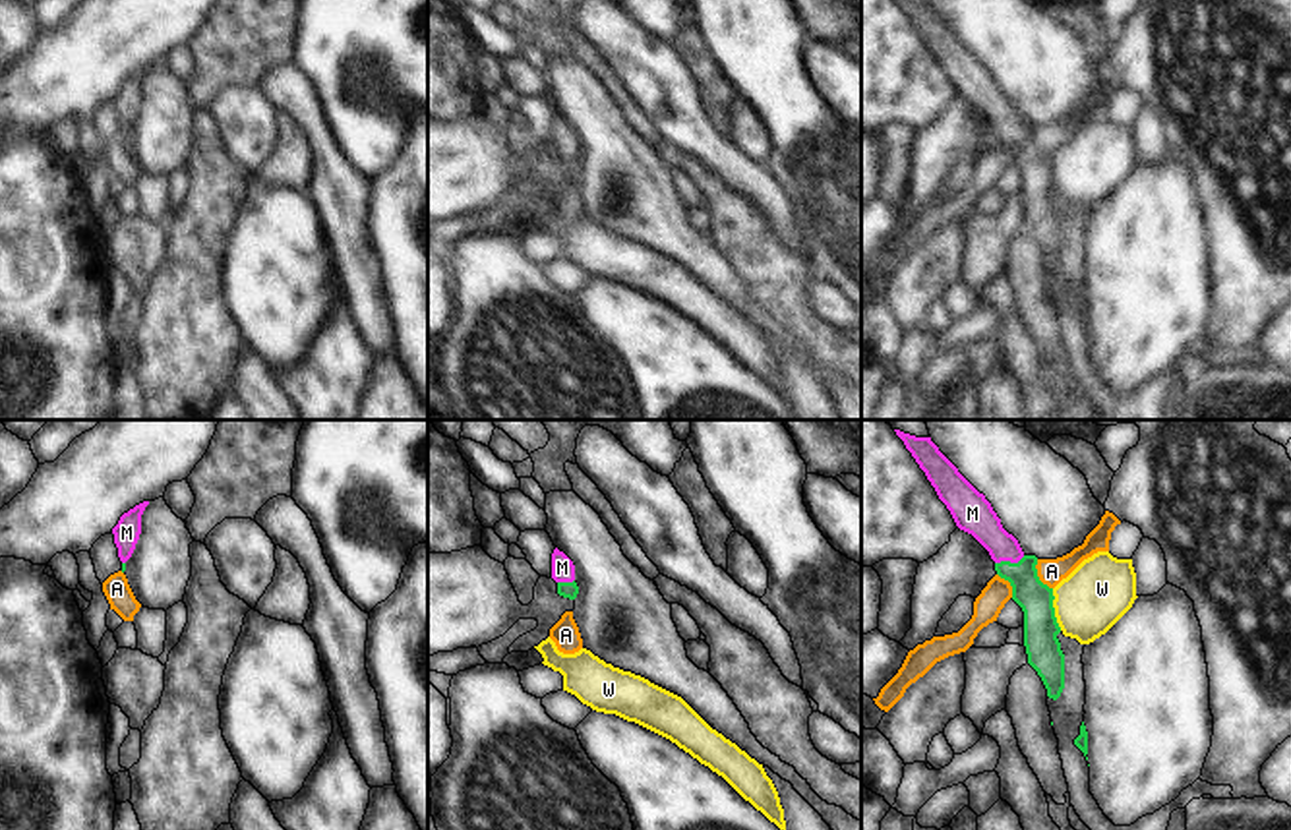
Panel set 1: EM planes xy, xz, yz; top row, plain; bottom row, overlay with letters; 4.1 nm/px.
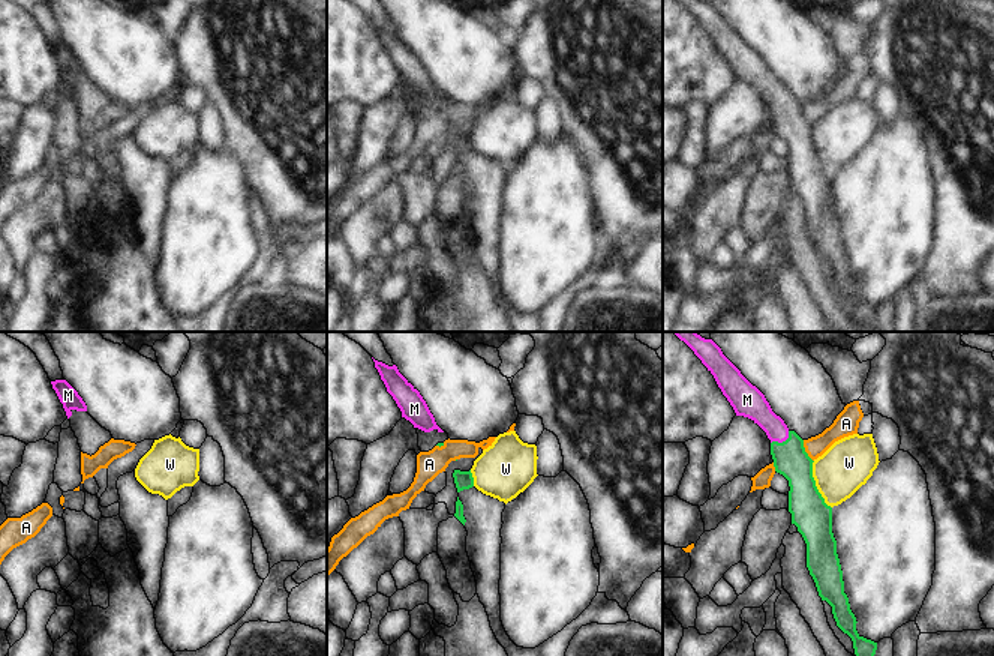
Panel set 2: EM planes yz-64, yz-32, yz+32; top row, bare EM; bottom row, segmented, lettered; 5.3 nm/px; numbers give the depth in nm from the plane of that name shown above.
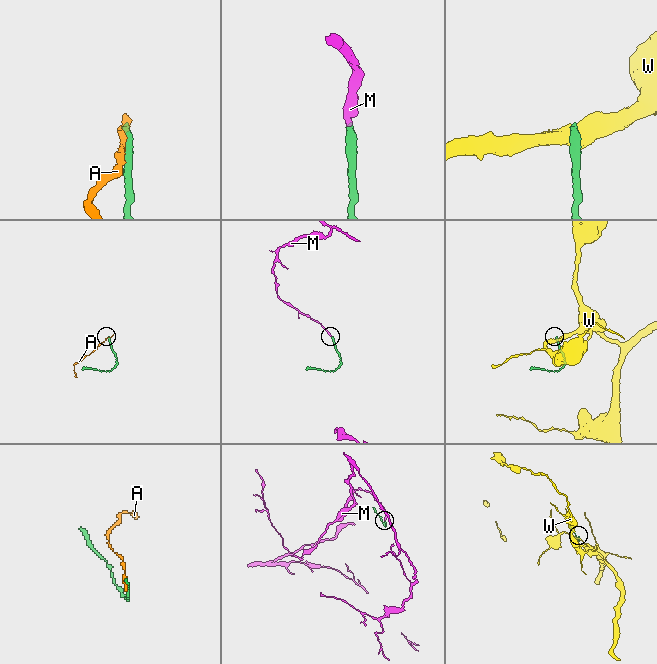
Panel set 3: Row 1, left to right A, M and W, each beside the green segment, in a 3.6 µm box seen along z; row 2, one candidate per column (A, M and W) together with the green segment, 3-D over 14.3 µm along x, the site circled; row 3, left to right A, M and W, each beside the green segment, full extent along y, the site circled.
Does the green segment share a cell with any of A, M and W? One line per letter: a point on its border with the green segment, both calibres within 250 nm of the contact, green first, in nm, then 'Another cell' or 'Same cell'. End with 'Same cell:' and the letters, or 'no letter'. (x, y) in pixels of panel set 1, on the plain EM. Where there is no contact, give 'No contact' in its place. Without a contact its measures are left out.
A: Touches green at yz (1036, 142). Thickness 140 nm (green) against 110 nm. Another cell
M: Touches green at yz (1009, 128). Thickness 140 nm (green) against 160 nm. Same cell
W: Touches green at yz (1053, 177). Thickness 140 nm (green) against 280 nm. Another cell
Same cell: M

